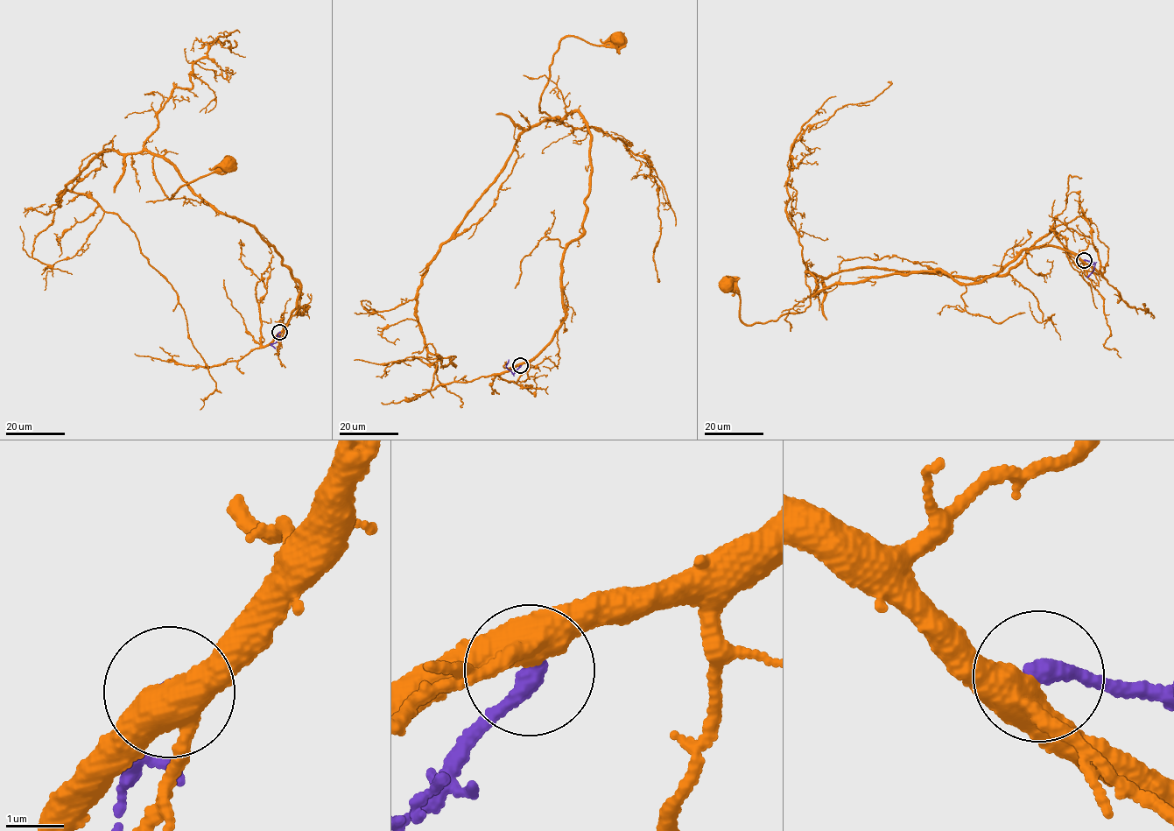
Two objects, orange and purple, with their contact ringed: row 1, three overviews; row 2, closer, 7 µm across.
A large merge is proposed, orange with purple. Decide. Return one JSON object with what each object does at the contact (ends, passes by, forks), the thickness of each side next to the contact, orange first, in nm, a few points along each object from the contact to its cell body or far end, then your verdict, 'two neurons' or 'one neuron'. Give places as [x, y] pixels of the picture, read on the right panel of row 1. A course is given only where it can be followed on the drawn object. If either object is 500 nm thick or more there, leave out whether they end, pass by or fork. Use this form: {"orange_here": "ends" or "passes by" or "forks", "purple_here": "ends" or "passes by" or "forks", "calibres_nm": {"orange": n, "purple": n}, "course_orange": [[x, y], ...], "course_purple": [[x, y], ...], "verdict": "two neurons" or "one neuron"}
{"orange_here": "forks", "purple_here": "ends", "calibres_nm": {"orange": 440, "purple": 320}, "course_orange": [[1085, 260], [1035, 246], [968, 285], [916, 271], [815, 296], [805, 271], [805, 310], [749, 325], [726, 288]], "course_purple": [[1085, 260], [1095, 264], [1086, 277]], "verdict": "two neurons"}

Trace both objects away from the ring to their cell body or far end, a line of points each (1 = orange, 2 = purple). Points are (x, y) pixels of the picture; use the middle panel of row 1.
1: (520, 366), (560, 327), (591, 172), (587, 123), (540, 98), (560, 41), (617, 37)
2: (520, 366), (512, 373), (506, 367), (509, 359)

